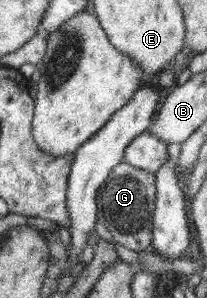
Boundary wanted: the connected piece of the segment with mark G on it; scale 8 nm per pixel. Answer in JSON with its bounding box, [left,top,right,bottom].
[97,162,156,253]

